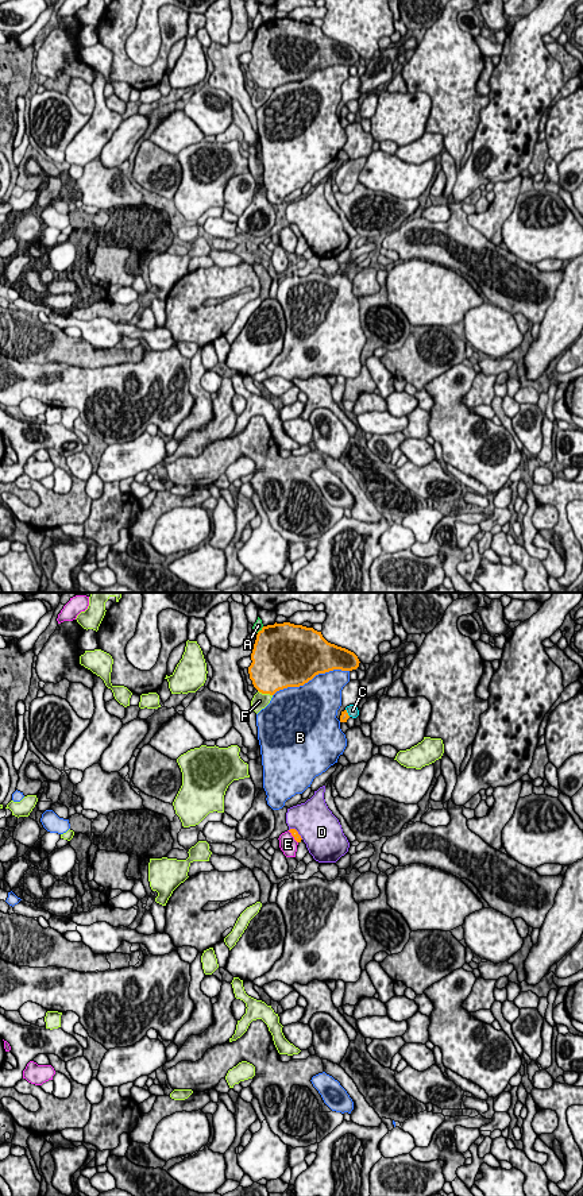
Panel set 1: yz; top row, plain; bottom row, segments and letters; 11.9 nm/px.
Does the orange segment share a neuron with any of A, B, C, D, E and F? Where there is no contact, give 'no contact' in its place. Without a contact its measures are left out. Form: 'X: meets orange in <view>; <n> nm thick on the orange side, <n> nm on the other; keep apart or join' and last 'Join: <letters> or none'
A: meets orange in yz; 480 nm thick on the orange side, 120 nm on the other; keep apart
B: meets orange in yz; 500 nm thick on the orange side, 480 nm on the other; keep apart
C: meets orange in yz; 100 nm thick on the orange side, 130 nm on the other; keep apart
D: meets orange in yz; 90 nm thick on the orange side, 480 nm on the other; keep apart
E: meets orange in yz; 90 nm thick on the orange side, 200 nm on the other; keep apart
F: meets orange in yz; 480 nm thick on the orange side, 190 nm on the other; keep apart
Join: none

